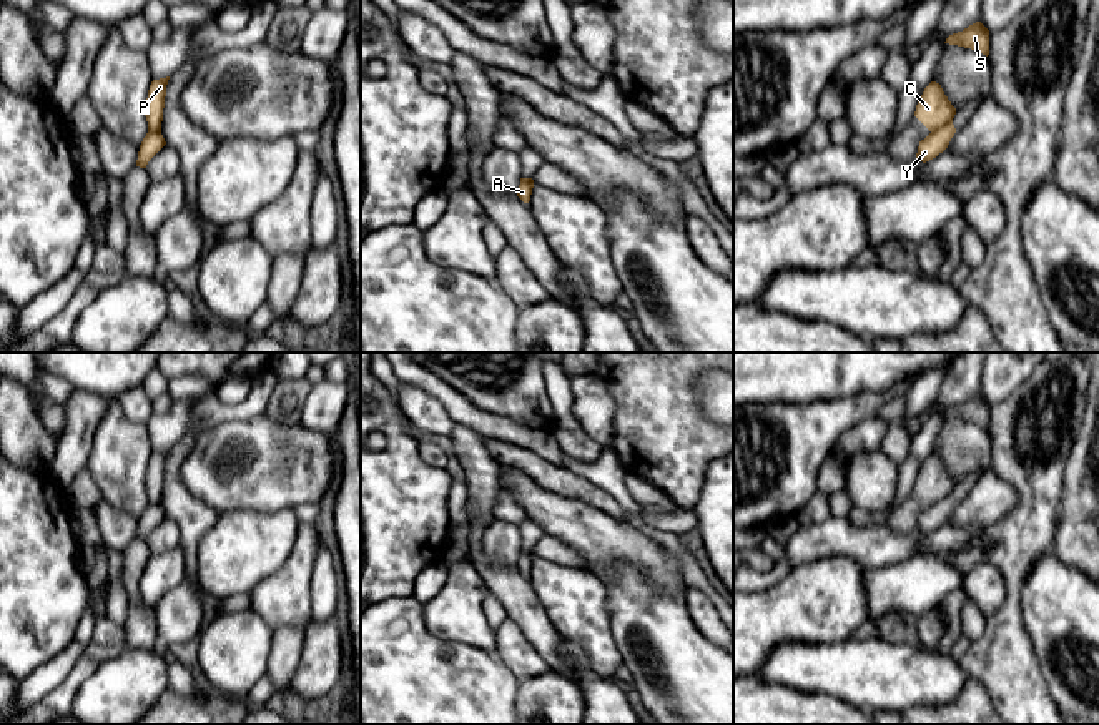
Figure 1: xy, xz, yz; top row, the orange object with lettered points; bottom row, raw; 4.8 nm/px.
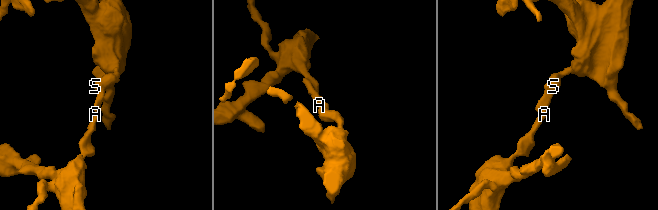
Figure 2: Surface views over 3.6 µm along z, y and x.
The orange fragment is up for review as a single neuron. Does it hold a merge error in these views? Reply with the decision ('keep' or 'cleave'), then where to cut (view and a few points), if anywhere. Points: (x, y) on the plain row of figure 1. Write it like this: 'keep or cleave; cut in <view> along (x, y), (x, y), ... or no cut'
cleave; cut in yz along (951, 494), (931, 504)

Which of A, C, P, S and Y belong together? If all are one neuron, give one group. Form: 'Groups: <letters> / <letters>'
Groups: A Y / C P S

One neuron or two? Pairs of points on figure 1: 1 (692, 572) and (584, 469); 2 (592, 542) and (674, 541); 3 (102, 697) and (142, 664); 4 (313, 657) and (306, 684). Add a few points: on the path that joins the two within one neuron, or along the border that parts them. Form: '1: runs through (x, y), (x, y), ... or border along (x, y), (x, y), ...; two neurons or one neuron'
1: runs through (670, 541), (645, 529), (616, 489); one neuron
2: border along (625, 519), (664, 544), (679, 559), (682, 571); two neurons
3: runs through (112, 694), (132, 674); one neuron
4: runs through (313, 664), (313, 677); one neuron

